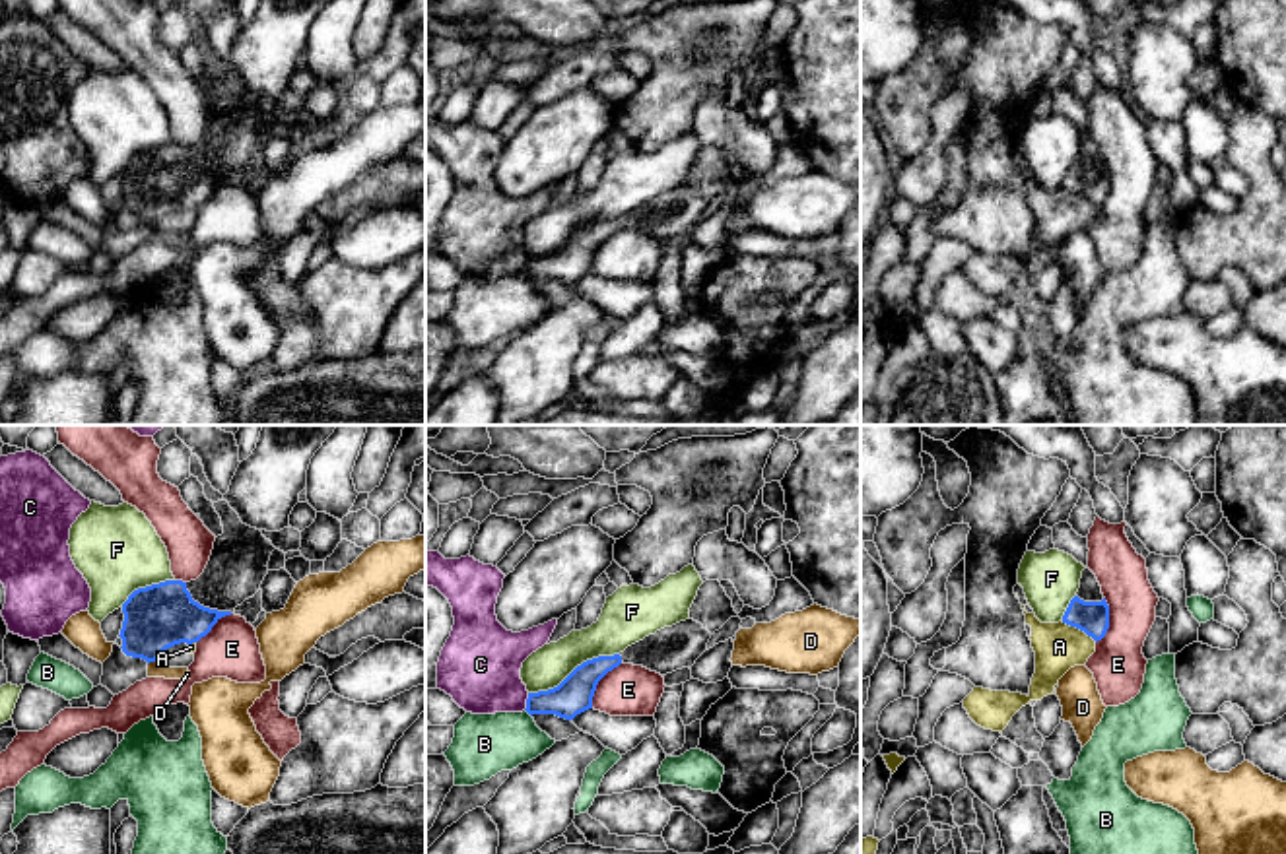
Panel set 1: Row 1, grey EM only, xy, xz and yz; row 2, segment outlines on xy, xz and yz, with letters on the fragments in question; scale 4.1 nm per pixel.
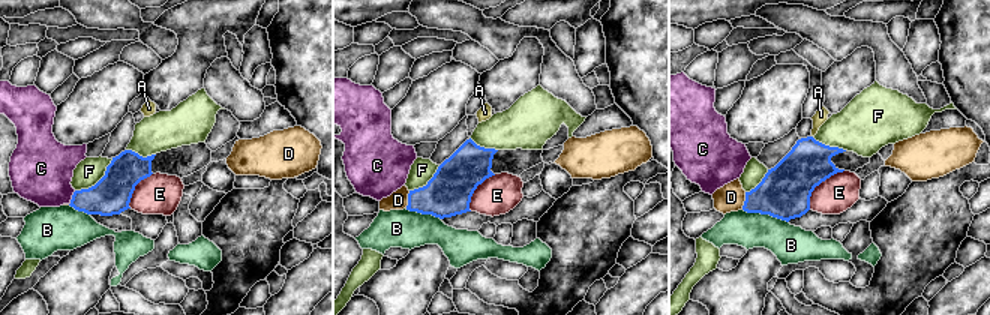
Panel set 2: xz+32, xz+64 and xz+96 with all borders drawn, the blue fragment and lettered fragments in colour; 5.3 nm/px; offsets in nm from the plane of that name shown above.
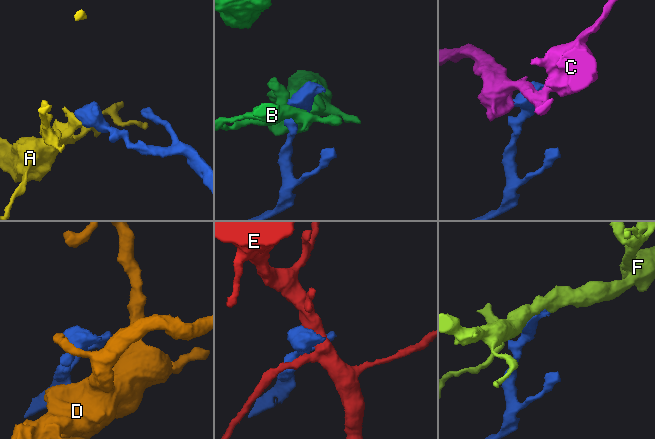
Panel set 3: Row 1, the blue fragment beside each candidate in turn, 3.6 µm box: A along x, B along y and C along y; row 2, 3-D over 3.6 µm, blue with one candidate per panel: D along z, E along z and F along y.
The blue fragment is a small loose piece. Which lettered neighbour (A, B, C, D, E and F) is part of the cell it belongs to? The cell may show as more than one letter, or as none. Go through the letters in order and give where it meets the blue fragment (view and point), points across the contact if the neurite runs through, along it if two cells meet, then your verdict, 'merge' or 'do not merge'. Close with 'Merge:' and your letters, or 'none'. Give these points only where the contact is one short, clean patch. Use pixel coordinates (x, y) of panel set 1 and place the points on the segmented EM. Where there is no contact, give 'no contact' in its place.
A: yz (1079, 627) | along yz (1061, 622), (1082, 629), (1096, 641) | do not merge
B: xz (527, 711) | do not merge
C: xz (527, 701) | along xz (529, 693), (523, 709) | do not merge
D: xy (150, 660) | do not merge
E: xz (597, 684) | do not merge
F: xz (575, 668) | do not merge
Merge: none

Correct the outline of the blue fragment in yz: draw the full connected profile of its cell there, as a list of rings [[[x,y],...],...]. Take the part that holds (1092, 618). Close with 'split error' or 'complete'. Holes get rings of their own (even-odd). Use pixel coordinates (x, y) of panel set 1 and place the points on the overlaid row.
[[[1088,567],[1082,571],[1080,588],[1070,600],[1063,623],[1084,631],[1096,642],[1101,640],[1109,629],[1109,606],[1096,575]]] | split error

